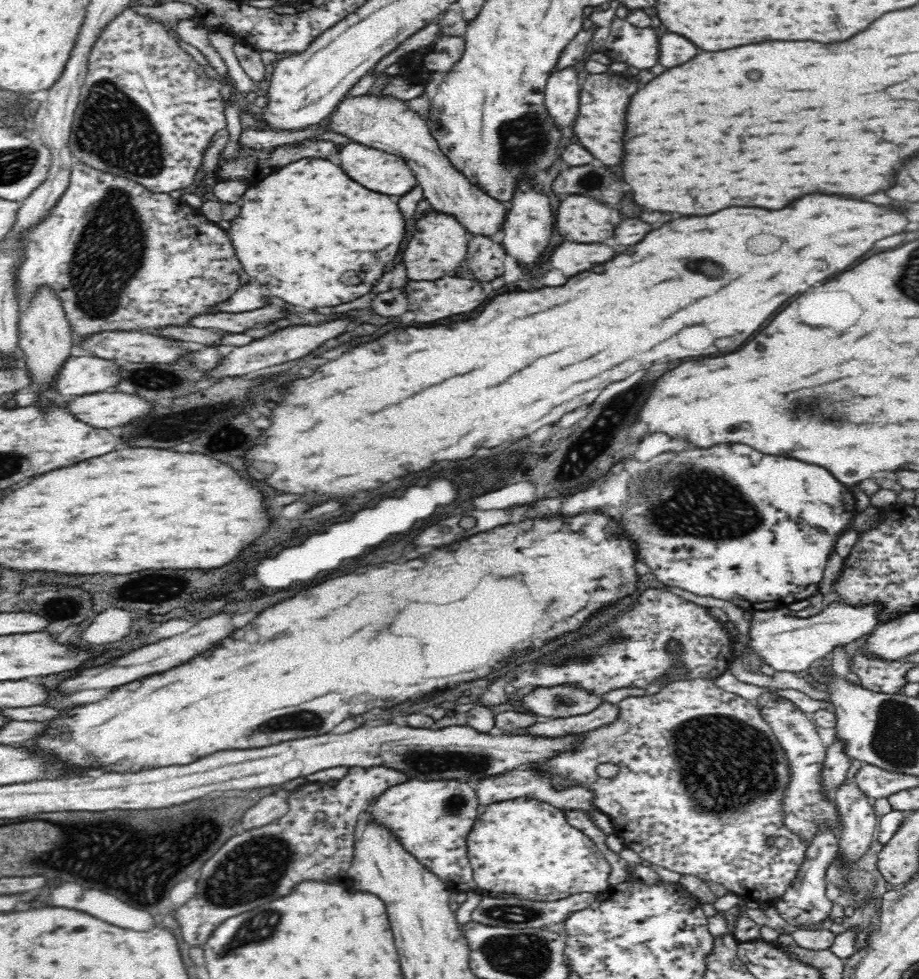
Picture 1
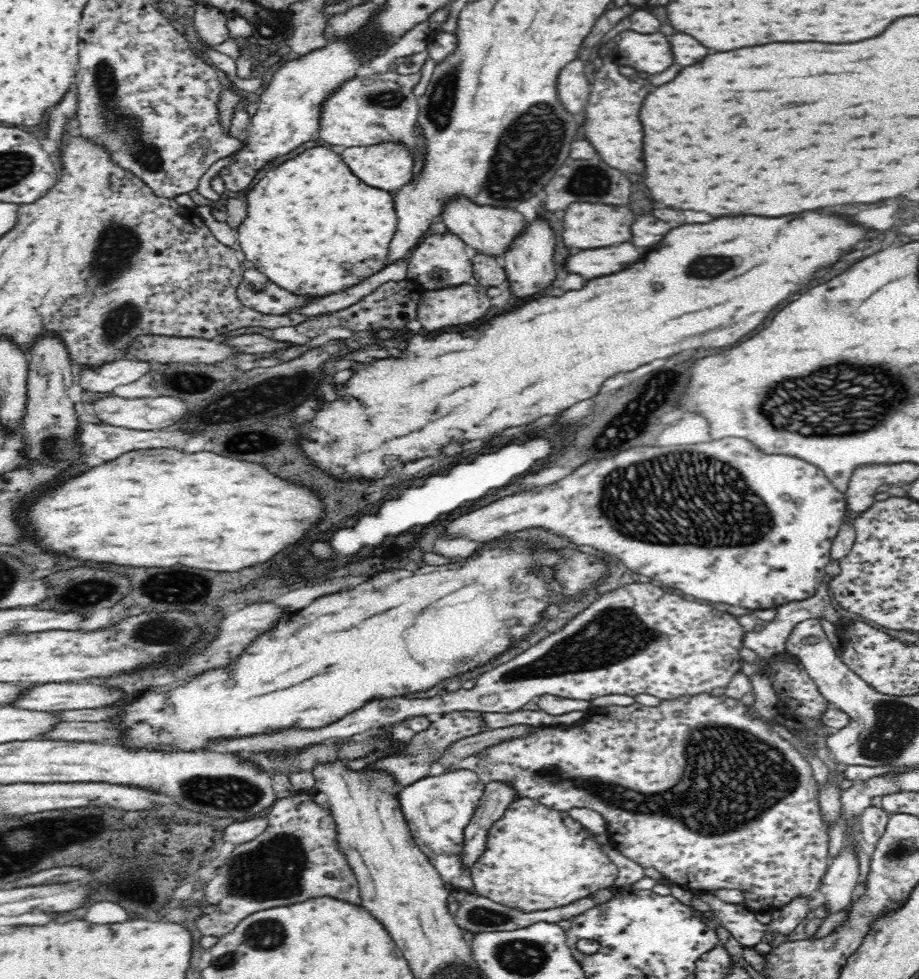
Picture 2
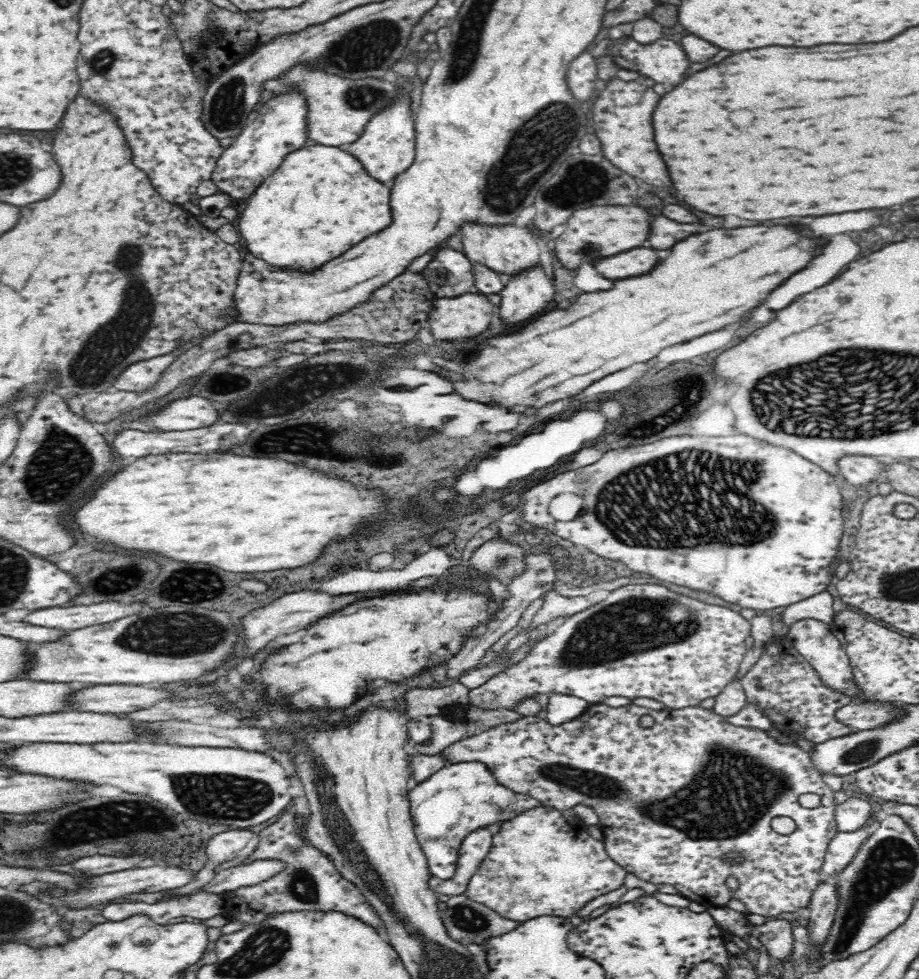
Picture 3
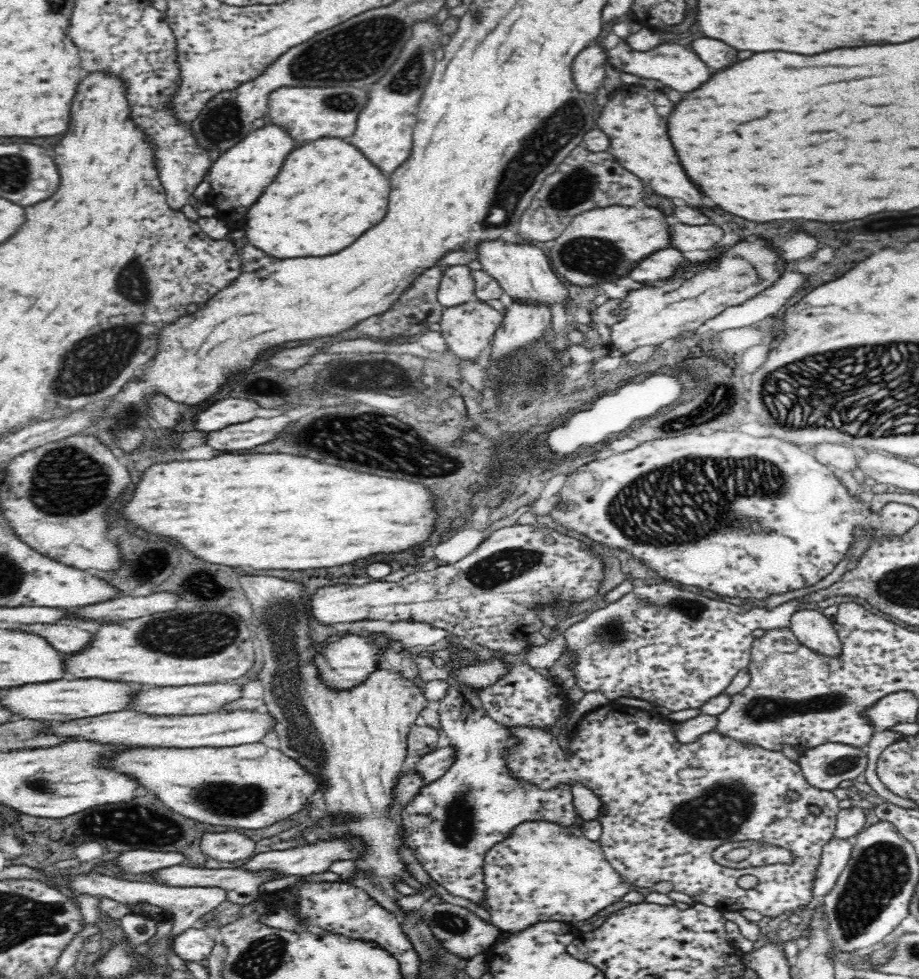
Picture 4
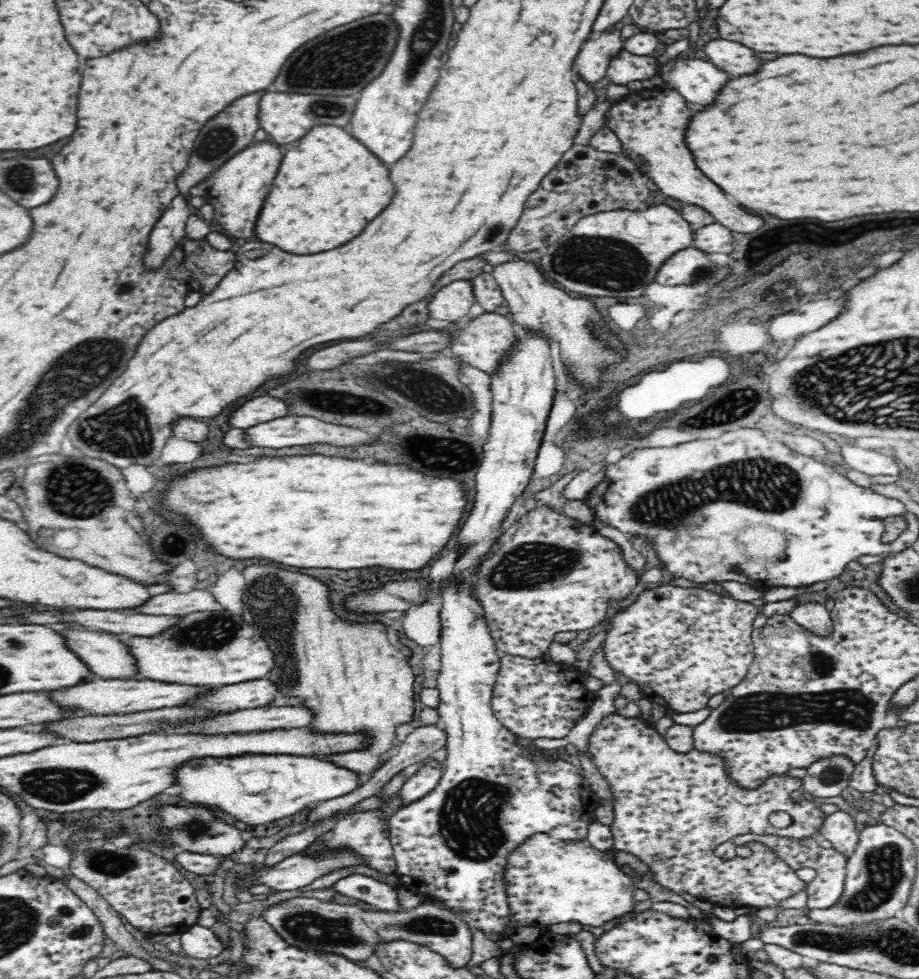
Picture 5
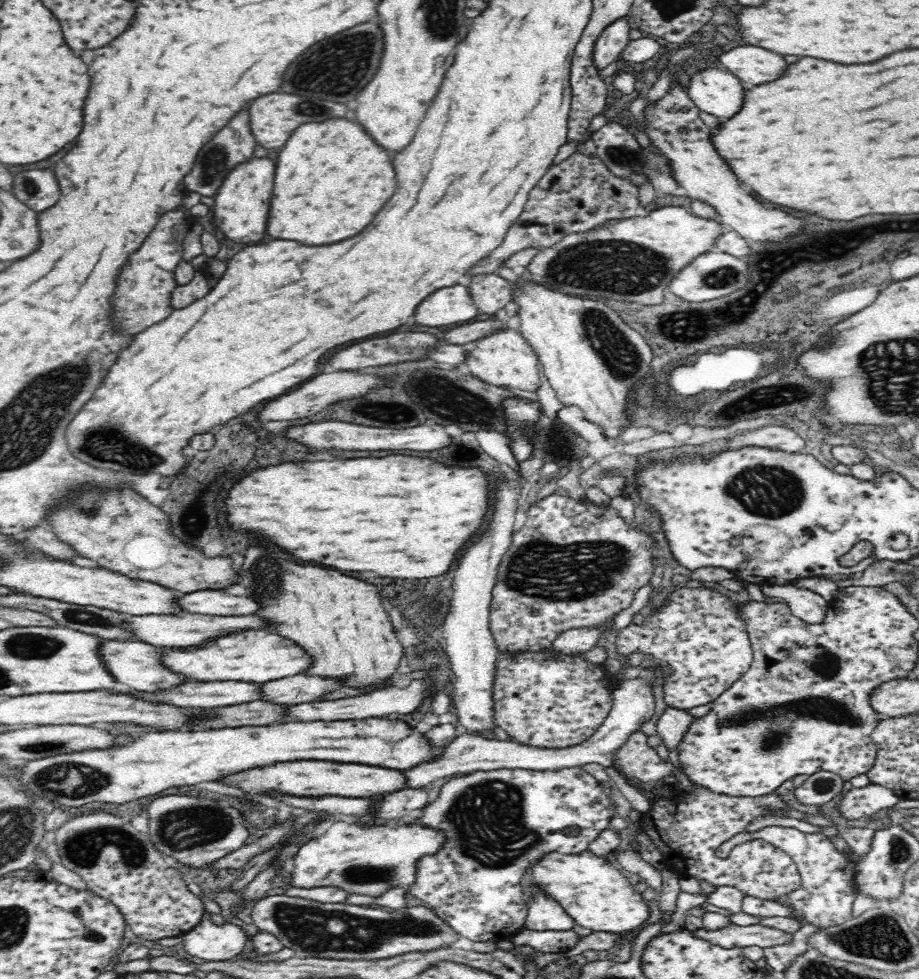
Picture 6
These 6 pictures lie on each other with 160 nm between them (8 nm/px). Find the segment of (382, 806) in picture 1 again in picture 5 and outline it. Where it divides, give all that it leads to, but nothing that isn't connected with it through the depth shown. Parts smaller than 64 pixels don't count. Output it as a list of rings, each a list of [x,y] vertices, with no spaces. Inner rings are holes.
[[[524,330],[524,334],[520,334],[515,339],[513,346],[509,349],[509,352],[504,355],[504,358],[498,362],[496,370],[490,372],[491,379],[491,391],[493,394],[492,400],[492,418],[491,426],[489,428],[488,436],[484,441],[484,460],[476,472],[476,494],[474,494],[474,506],[468,514],[468,520],[464,522],[462,530],[460,530],[460,546],[464,546],[464,552],[462,558],[455,564],[453,570],[453,578],[455,578],[443,592],[443,603],[441,606],[440,620],[442,625],[442,638],[441,638],[441,666],[438,670],[437,676],[437,688],[439,690],[439,704],[437,711],[439,714],[439,725],[441,725],[443,731],[446,733],[446,750],[447,758],[444,762],[443,773],[440,777],[439,783],[434,787],[434,790],[430,790],[429,794],[426,794],[423,798],[412,802],[410,805],[403,806],[401,810],[398,810],[394,816],[390,817],[390,829],[392,832],[389,834],[389,839],[392,843],[394,859],[396,859],[396,865],[398,870],[396,875],[402,885],[405,885],[408,890],[417,892],[422,897],[430,898],[431,900],[440,901],[444,904],[445,908],[458,913],[458,910],[464,910],[460,915],[462,920],[468,923],[468,926],[472,926],[472,929],[479,928],[482,932],[488,934],[491,932],[498,934],[511,933],[514,929],[511,929],[510,924],[510,909],[508,909],[508,901],[506,901],[506,891],[504,891],[504,874],[505,867],[507,866],[506,859],[510,852],[522,844],[528,837],[532,837],[537,833],[548,833],[552,838],[558,841],[568,842],[574,840],[584,840],[588,832],[588,825],[597,822],[596,808],[600,804],[600,799],[588,784],[583,780],[581,770],[576,766],[559,758],[551,758],[551,756],[545,755],[539,748],[532,746],[528,741],[522,740],[516,736],[513,732],[510,732],[492,712],[490,707],[490,698],[492,698],[492,688],[494,688],[494,682],[496,682],[496,676],[498,676],[498,670],[500,668],[500,659],[496,655],[496,647],[494,647],[494,639],[490,637],[490,631],[488,631],[488,625],[486,621],[482,619],[482,609],[480,609],[480,603],[478,603],[470,593],[470,586],[472,586],[472,578],[474,578],[474,570],[480,566],[482,562],[482,554],[486,554],[490,550],[490,546],[496,542],[496,538],[502,534],[504,528],[502,528],[502,520],[506,516],[508,510],[512,508],[516,502],[516,498],[526,490],[526,484],[530,482],[530,474],[532,474],[532,468],[534,468],[534,460],[536,460],[536,452],[538,452],[538,446],[540,446],[540,440],[542,440],[542,434],[544,434],[544,424],[546,424],[546,418],[550,414],[552,408],[552,400],[554,400],[554,390],[556,390],[556,380],[554,378],[554,371],[552,370],[552,358],[550,350],[550,340],[544,333],[540,331],[528,331]]]

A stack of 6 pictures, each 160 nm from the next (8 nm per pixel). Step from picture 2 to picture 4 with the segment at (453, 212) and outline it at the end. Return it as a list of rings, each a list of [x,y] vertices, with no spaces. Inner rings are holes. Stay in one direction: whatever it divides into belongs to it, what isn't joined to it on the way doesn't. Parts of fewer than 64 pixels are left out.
[[[503,238],[480,240],[472,249],[476,258],[492,278],[495,278],[503,291],[516,300],[541,302],[550,306],[552,302],[568,304],[568,290],[562,285],[560,277],[550,266],[544,251],[537,245],[519,239],[517,242],[504,242]]]

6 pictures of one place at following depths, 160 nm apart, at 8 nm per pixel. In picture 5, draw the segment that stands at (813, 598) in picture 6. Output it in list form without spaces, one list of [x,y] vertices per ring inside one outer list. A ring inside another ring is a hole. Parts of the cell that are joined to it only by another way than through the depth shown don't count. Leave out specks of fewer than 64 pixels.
[[[816,602],[798,604],[790,615],[796,624],[814,633],[814,635],[828,637],[832,634],[833,620],[831,613],[822,604]]]

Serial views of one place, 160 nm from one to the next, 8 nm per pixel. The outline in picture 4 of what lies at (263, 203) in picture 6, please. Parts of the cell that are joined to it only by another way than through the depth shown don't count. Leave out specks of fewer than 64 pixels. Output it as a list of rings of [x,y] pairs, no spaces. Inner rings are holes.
[[[269,122],[269,124],[264,124],[246,133],[238,144],[225,150],[213,162],[206,180],[211,184],[211,193],[214,194],[216,206],[220,204],[219,210],[227,210],[227,213],[230,214],[222,218],[230,227],[244,220],[246,210],[258,200],[258,196],[264,192],[264,188],[274,180],[274,176],[282,168],[290,150],[294,150],[295,141],[295,138],[292,138],[285,128]]]

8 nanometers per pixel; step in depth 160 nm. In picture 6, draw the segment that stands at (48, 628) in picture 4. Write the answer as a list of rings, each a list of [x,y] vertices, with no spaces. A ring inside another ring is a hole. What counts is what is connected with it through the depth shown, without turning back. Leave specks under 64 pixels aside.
[[[104,640],[100,646],[100,658],[104,662],[104,666],[108,666],[110,676],[116,678],[116,682],[126,684],[128,689],[143,690],[144,692],[154,692],[154,690],[162,690],[162,688],[172,688],[176,684],[182,684],[185,681],[184,675],[172,673],[172,671],[160,665],[160,653],[154,645],[136,641],[122,640],[122,642],[110,642]]]

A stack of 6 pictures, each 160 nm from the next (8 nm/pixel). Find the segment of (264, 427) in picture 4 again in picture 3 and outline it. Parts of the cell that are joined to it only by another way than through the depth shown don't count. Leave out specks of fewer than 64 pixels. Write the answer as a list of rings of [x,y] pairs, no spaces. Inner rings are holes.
[[[214,423],[210,426],[204,426],[204,428],[196,428],[192,430],[182,431],[140,431],[135,429],[123,429],[121,431],[113,433],[113,440],[108,443],[108,446],[112,449],[112,452],[120,458],[140,458],[140,456],[146,456],[146,454],[170,454],[170,452],[212,452],[212,450],[228,450],[230,446],[236,446],[240,442],[244,442],[244,438],[252,432],[252,428],[248,428],[246,424],[230,424],[226,423]]]

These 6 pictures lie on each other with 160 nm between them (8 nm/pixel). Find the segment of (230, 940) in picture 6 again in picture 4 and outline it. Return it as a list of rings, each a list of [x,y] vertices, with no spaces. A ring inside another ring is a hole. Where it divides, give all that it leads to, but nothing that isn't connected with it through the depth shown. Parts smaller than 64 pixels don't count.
[[[190,928],[177,935],[168,949],[182,960],[190,963],[199,962],[206,959],[214,946],[214,940],[208,936],[206,930],[199,928]]]

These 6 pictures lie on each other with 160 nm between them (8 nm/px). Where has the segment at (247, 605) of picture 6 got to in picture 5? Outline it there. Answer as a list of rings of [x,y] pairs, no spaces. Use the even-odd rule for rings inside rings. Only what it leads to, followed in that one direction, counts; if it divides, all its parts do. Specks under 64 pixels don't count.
[[[192,589],[189,592],[166,591],[152,596],[144,605],[126,608],[124,611],[149,615],[166,615],[183,617],[190,612],[202,610],[220,610],[210,591]]]

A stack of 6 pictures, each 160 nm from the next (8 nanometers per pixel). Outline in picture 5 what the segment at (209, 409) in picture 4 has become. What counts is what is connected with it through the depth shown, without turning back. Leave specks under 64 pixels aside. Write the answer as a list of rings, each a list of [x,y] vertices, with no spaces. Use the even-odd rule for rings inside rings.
[[[260,396],[240,404],[233,410],[227,419],[227,425],[229,428],[247,429],[262,422],[288,415],[286,401]]]

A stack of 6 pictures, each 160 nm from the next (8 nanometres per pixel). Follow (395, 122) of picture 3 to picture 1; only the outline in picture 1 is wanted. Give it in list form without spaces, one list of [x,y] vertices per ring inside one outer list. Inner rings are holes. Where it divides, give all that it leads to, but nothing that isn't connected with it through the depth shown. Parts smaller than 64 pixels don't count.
[[[348,142],[343,145],[337,160],[340,168],[356,182],[360,182],[368,190],[376,190],[388,196],[404,196],[417,186],[417,178],[404,159],[389,153],[370,148],[364,144]]]

